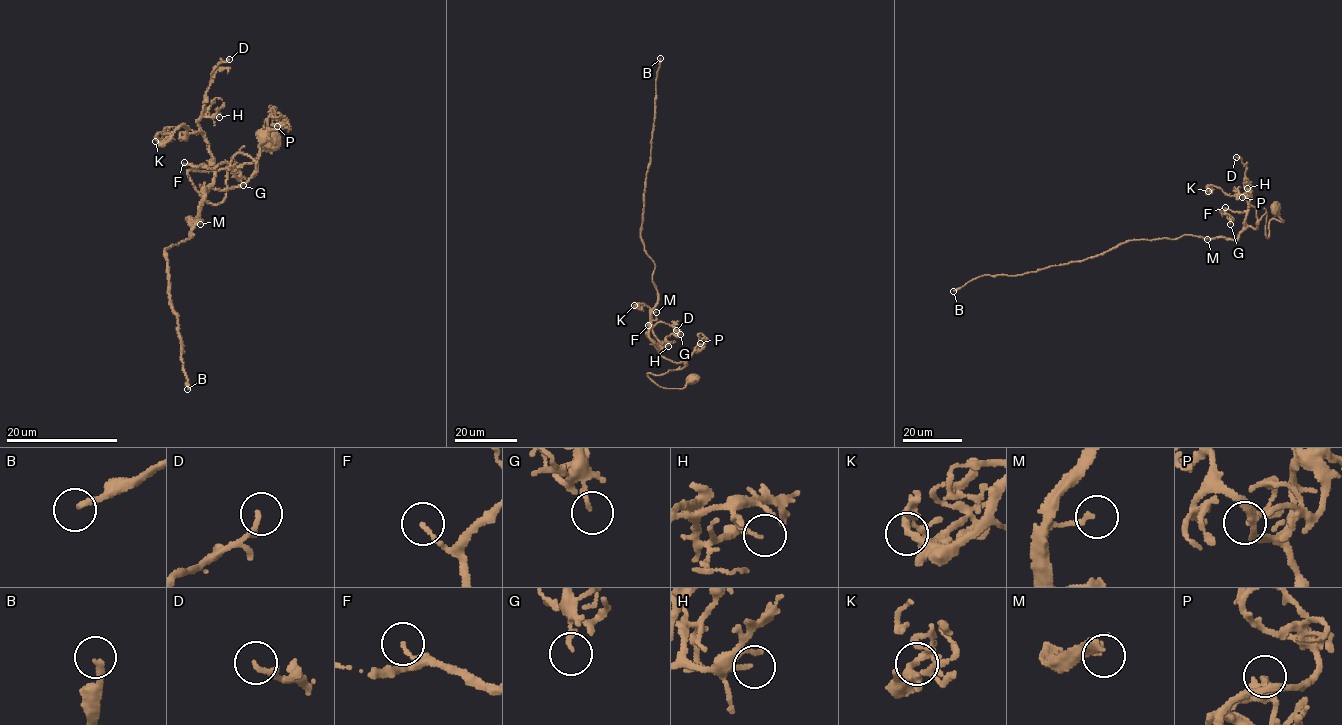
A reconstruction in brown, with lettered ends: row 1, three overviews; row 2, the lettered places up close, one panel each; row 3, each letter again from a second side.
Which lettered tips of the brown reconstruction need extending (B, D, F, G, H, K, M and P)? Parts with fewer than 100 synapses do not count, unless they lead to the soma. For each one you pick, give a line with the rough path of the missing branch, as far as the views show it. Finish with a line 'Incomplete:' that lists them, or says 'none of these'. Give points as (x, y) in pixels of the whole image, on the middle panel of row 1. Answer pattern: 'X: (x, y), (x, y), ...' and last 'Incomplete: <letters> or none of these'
Incomplete: B

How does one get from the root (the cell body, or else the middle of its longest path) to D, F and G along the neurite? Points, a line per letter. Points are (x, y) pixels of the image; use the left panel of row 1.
D: (266, 140), (195, 190), (218, 204), (238, 153), (256, 170), (209, 188), (198, 119), (229, 59)
F: (266, 140), (253, 163), (188, 173), (218, 204), (249, 155), (230, 189), (184, 162)
G: (266, 140), (253, 163), (188, 173), (218, 204), (246, 153), (256, 170), (230, 189), (192, 165), (243, 185)

